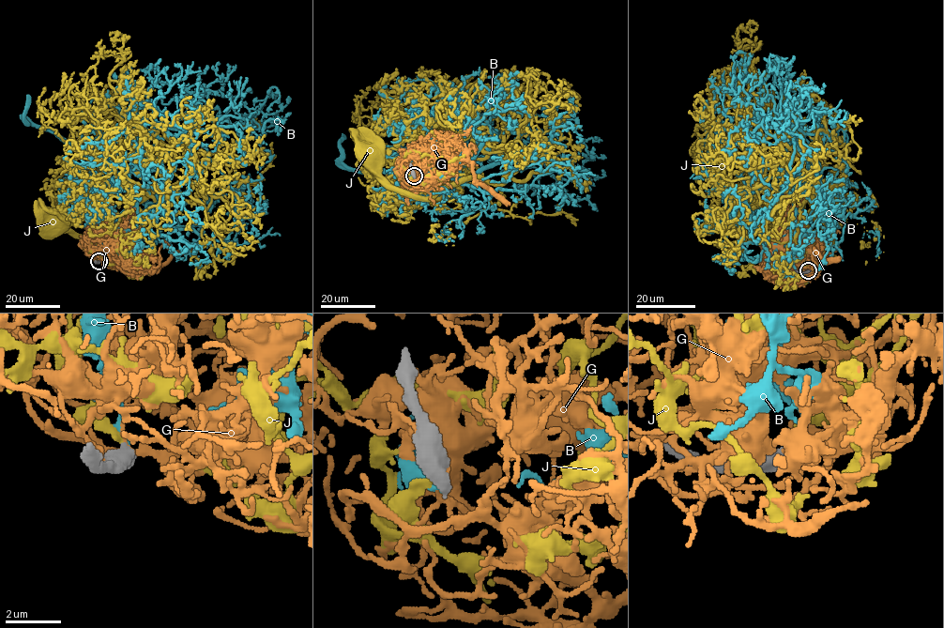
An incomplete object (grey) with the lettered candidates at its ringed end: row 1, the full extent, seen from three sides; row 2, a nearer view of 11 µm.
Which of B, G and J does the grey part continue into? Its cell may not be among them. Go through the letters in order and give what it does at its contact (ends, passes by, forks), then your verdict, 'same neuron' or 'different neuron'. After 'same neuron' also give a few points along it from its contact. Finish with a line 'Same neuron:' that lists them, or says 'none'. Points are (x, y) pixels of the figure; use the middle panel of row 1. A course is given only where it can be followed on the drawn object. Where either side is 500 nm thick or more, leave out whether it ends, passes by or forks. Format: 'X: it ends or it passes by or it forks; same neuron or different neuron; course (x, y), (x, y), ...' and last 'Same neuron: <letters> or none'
B: different neuron
G: different neuron
J: same neuron; course (414, 176), (460, 166), (475, 107), (464, 138), (392, 108), (433, 165), (505, 165), (418, 197), (370, 154)
Same neuron: J

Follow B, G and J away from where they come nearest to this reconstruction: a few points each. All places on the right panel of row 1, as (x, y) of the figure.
B: (810, 270), (790, 237), (792, 190), (815, 171), (793, 139), (791, 180), (751, 228), (733, 189), (724, 196)
G: (808, 270), (805, 238), (794, 246), (797, 261), (790, 272), (792, 283), (812, 276), (823, 264), (839, 256)
J: (808, 270), (799, 211), (735, 213), (797, 117), (831, 241), (784, 231)

